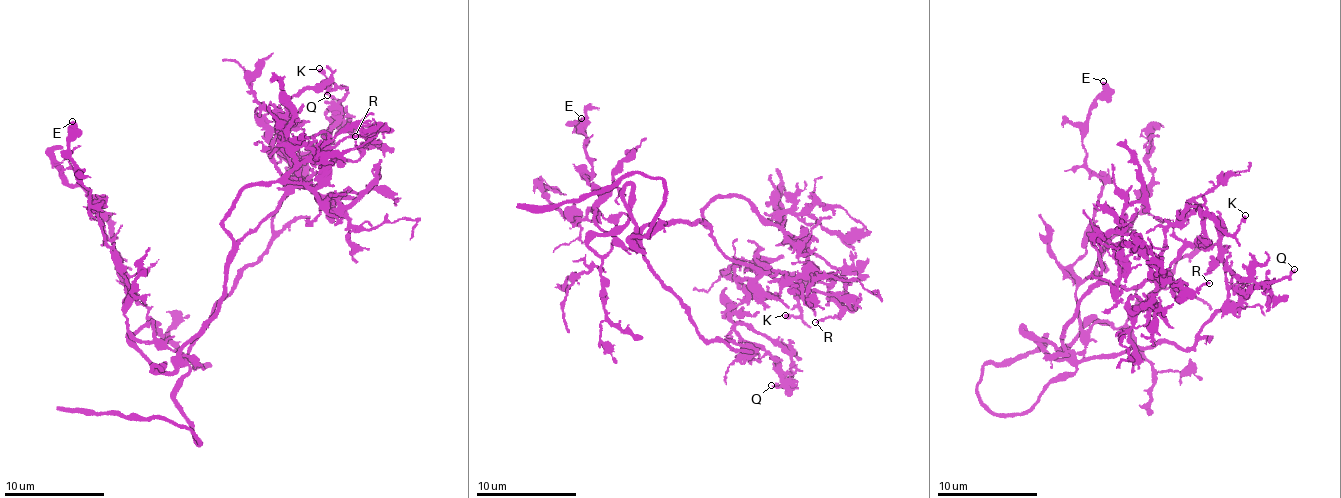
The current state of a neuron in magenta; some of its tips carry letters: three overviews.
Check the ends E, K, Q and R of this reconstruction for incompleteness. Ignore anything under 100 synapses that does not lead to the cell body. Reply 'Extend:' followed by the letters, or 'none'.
Extend: none

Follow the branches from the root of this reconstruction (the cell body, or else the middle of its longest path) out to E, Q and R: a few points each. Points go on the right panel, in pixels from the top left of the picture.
E: (1066, 335), (1065, 349), (1083, 351), (1073, 264), (1084, 253), (1105, 180), (1092, 176), (1082, 142), (1103, 81)
Q: (1066, 335), (1062, 346), (1076, 362), (1161, 343), (1184, 349), (1194, 345), (1201, 324), (1212, 314), (1294, 269)
R: (1066, 335), (1081, 295), (1100, 279), (1098, 228), (1114, 246), (1136, 249), (1163, 285), (1209, 283)

